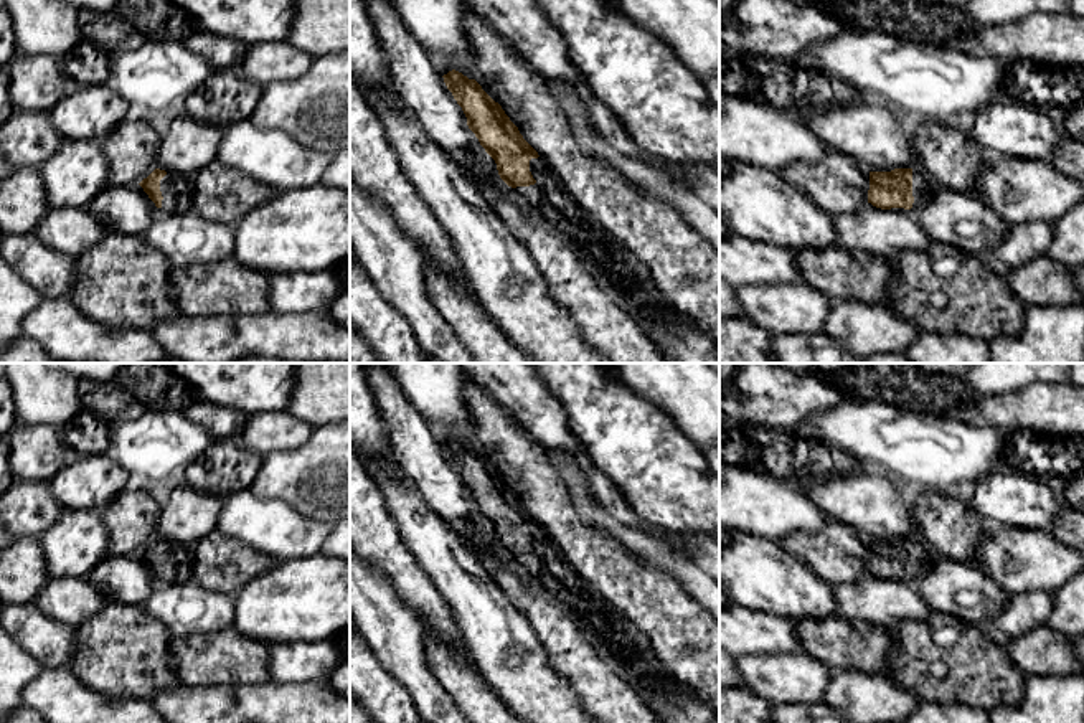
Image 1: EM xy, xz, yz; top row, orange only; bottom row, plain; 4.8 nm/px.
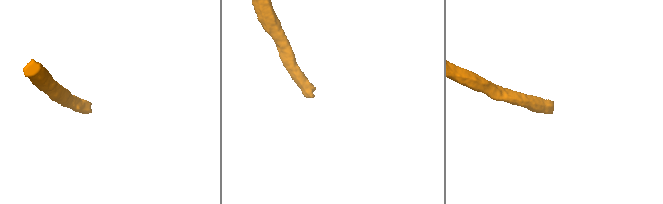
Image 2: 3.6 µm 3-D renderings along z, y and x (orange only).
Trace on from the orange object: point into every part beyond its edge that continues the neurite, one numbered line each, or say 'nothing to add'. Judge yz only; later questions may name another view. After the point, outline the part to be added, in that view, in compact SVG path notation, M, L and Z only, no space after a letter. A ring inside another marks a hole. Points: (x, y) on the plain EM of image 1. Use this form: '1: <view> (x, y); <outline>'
1: yz (921, 557); M912 538L912 566L914 566L914 571L926 569L932 560L934 560L934 555L929 551L929 548L922 541L919 541L917 538Z

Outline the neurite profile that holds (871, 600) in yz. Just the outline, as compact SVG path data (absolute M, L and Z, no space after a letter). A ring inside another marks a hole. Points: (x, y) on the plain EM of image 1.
M871 573L833 586L837 611L851 621L889 627L903 621L924 621L934 611L911 579L881 579Z

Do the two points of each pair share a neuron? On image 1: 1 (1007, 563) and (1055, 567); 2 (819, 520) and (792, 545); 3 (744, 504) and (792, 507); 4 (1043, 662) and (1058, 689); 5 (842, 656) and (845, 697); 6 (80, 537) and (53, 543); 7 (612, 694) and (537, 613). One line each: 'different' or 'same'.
1: same
2: different
3: same
4: different
5: different
6: same
7: same

